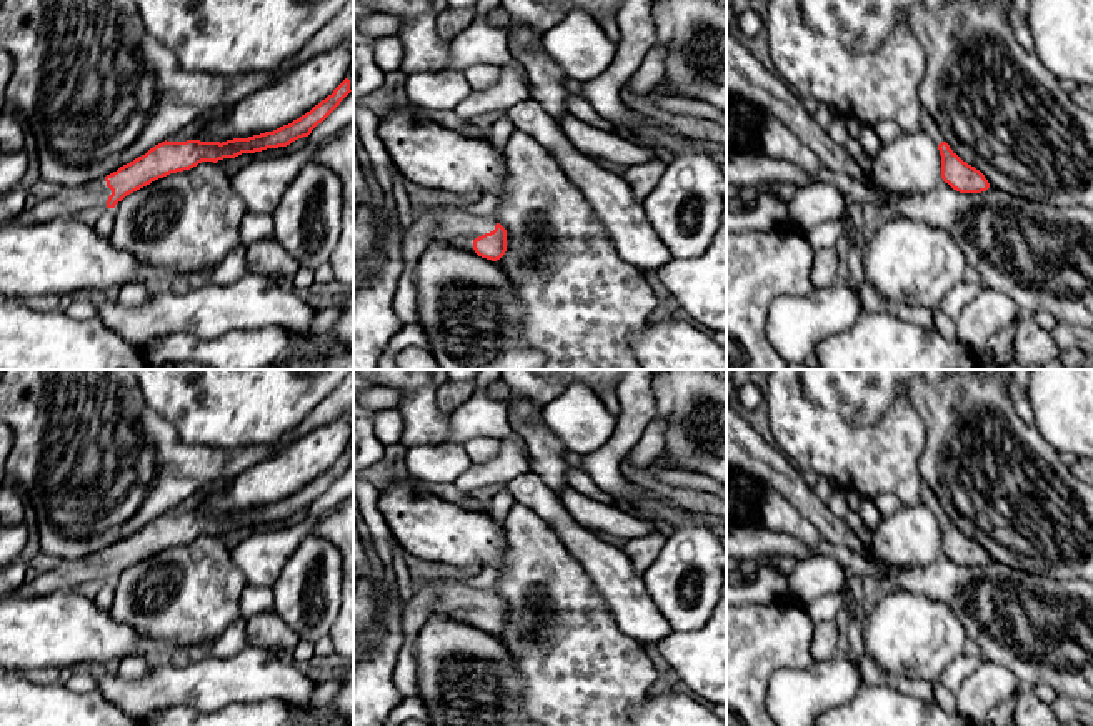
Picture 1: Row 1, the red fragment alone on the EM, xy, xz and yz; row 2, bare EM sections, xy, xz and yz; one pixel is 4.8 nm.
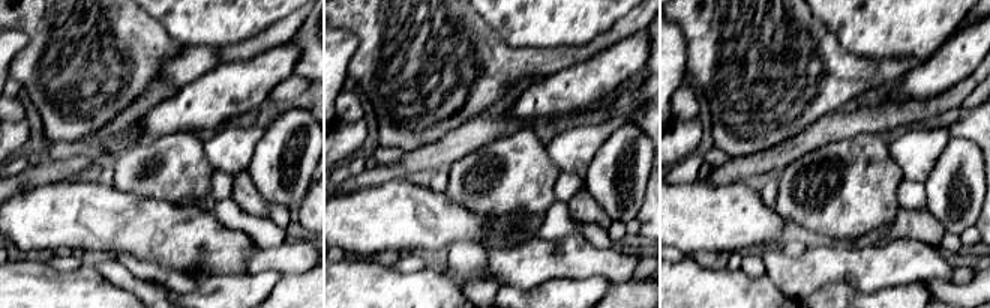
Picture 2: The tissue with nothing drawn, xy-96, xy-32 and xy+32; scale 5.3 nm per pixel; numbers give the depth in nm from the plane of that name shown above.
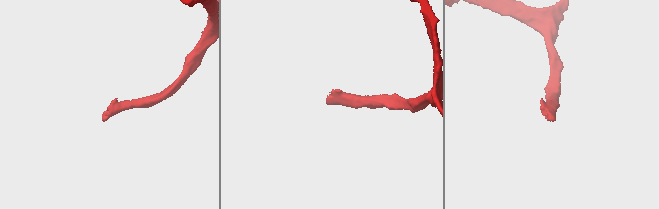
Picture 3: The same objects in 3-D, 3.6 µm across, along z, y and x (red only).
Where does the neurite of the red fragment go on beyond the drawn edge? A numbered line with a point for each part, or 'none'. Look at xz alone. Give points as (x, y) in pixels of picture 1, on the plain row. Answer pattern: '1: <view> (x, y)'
1: xz (457, 601)

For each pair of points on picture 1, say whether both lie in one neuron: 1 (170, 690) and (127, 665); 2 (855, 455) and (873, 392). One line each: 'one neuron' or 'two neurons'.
1: two neurons
2: two neurons

